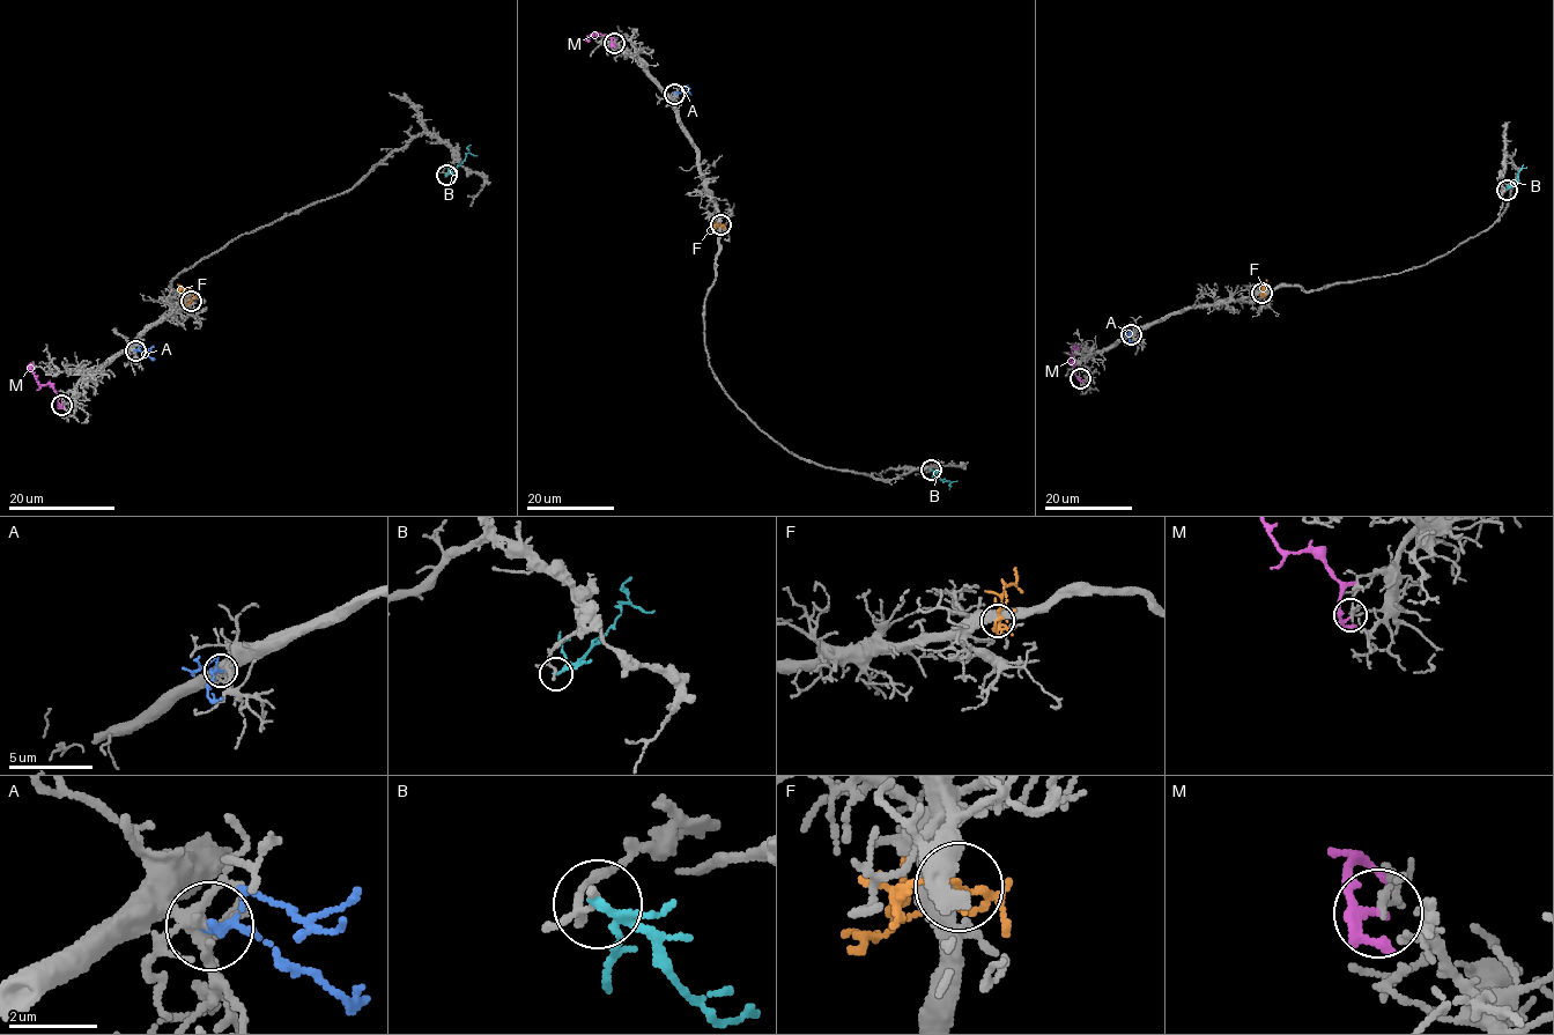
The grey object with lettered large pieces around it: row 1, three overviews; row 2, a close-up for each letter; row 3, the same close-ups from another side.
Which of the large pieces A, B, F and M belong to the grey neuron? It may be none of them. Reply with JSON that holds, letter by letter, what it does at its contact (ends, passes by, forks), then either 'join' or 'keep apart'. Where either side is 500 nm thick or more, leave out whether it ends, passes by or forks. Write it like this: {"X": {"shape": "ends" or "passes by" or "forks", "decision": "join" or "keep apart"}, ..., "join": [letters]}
{"A": {"shape": "passes by", "decision": "join"}, "B": {"shape": "passes by", "decision": "keep apart"}, "F": {"shape": "passes by", "decision": "keep apart"}, "M": {"shape": "passes by", "decision": "keep apart"}, "join": ["A"]}

